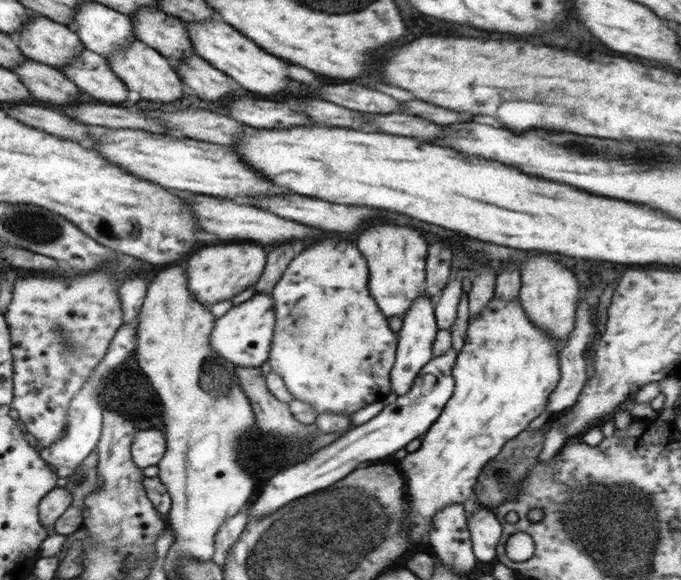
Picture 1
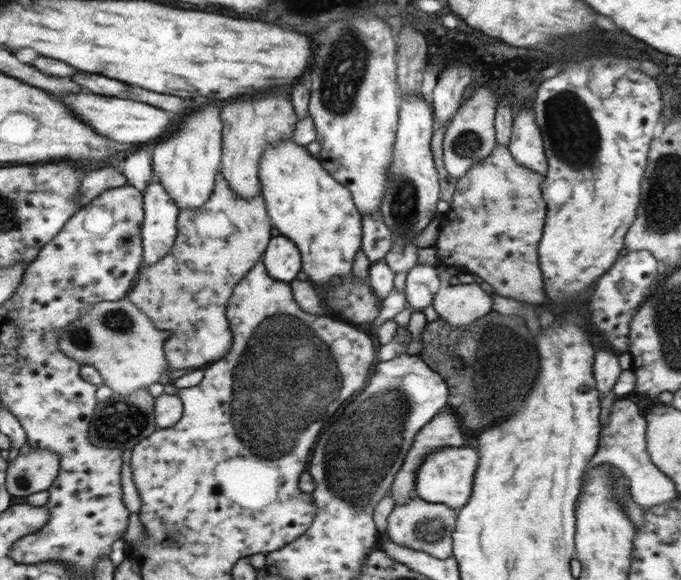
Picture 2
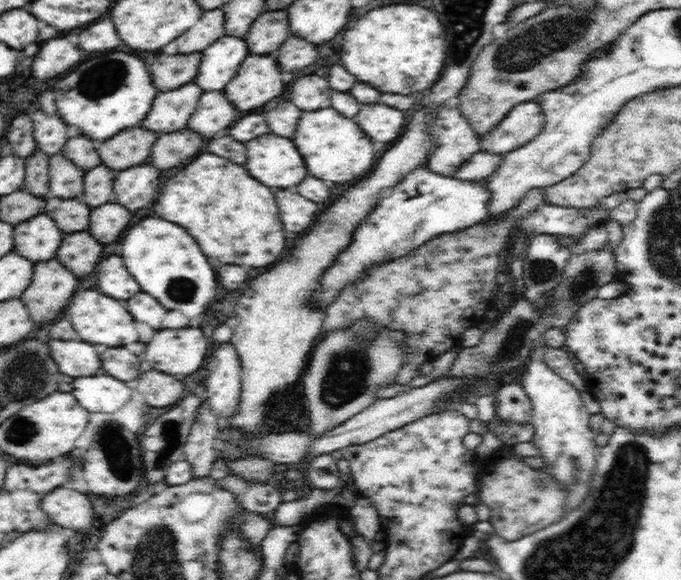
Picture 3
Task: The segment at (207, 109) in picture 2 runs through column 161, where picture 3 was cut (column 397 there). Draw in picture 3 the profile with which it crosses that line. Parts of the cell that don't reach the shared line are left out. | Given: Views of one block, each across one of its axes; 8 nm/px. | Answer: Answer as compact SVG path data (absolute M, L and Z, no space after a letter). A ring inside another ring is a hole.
M422 108L406 126L396 144L378 158L376 170L362 180L358 186L346 190L336 204L314 222L314 228L308 230L306 238L298 240L292 250L292 260L282 260L270 272L258 276L234 308L238 325L233 329L231 343L237 350L241 361L242 392L238 412L232 418L226 418L222 425L244 429L248 433L264 433L264 400L272 390L280 390L288 384L298 384L307 366L308 358L320 339L326 311L313 306L311 298L319 287L319 278L333 263L336 255L345 249L351 241L351 234L368 218L369 212L376 206L386 189L396 186L412 169L428 164L428 140L431 124L438 118L438 110Z

